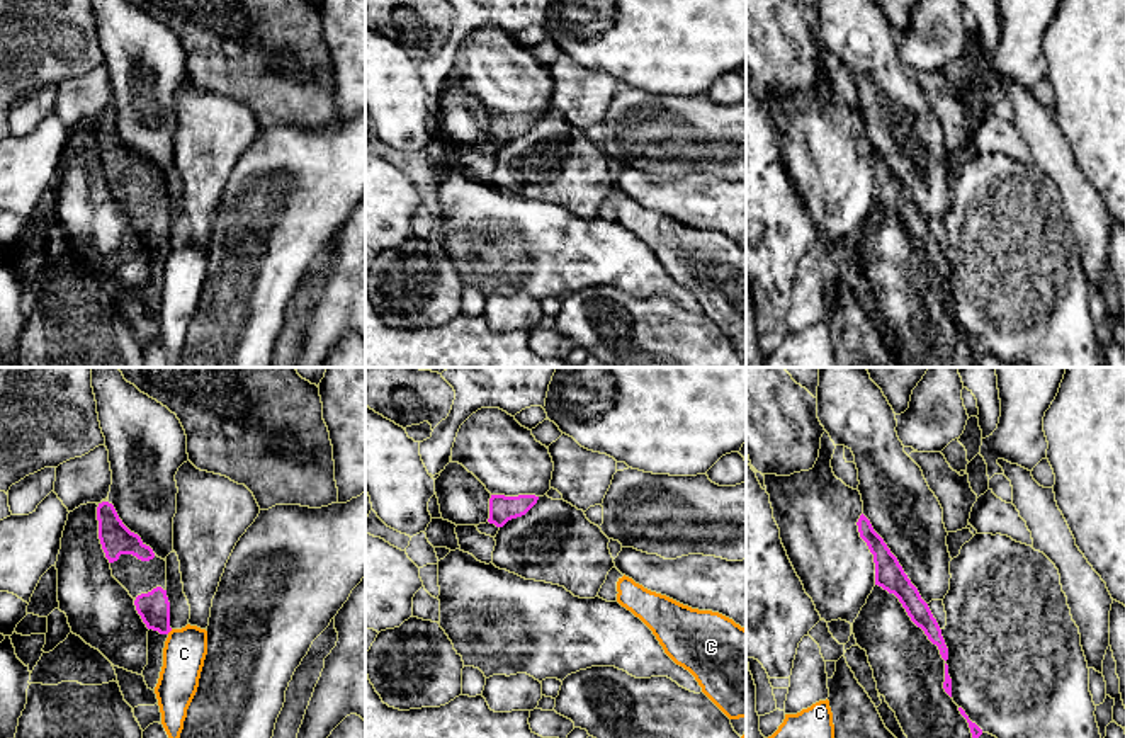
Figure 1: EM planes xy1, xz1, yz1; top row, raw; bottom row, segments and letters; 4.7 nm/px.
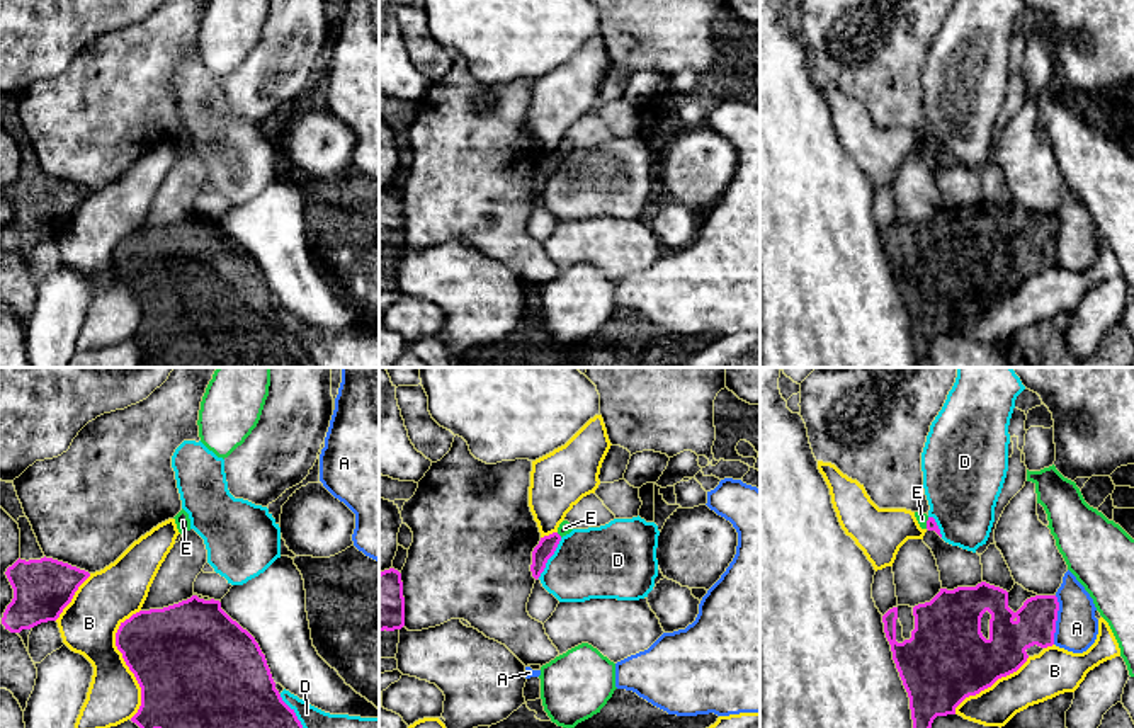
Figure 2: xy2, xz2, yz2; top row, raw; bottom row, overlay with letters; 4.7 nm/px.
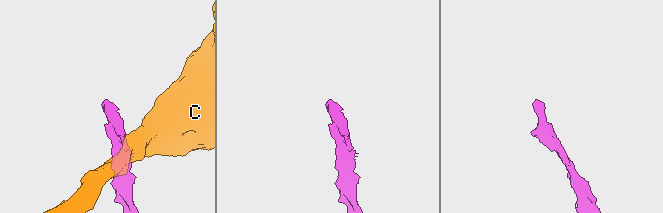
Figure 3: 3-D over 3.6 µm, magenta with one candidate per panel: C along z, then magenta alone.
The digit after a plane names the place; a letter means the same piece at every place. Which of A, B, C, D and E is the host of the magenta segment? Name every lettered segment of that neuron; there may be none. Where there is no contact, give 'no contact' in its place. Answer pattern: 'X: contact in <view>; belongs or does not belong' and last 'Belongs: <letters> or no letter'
A: contact in yz2; does not belong
B: contact in xy2; does not belong
C: contact in xy1; does not belong
D: contact in xz2; does not belong
E: contact in yz2; does not belong
Belongs: no letter

